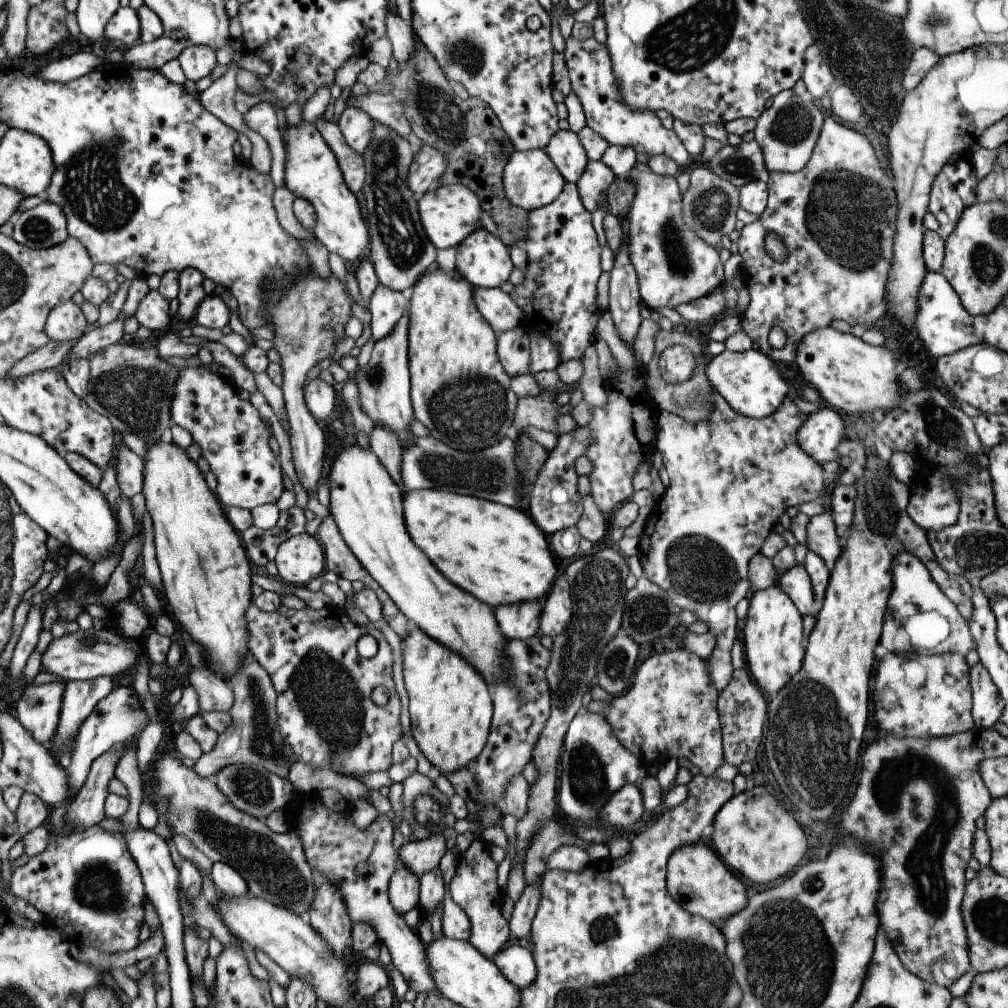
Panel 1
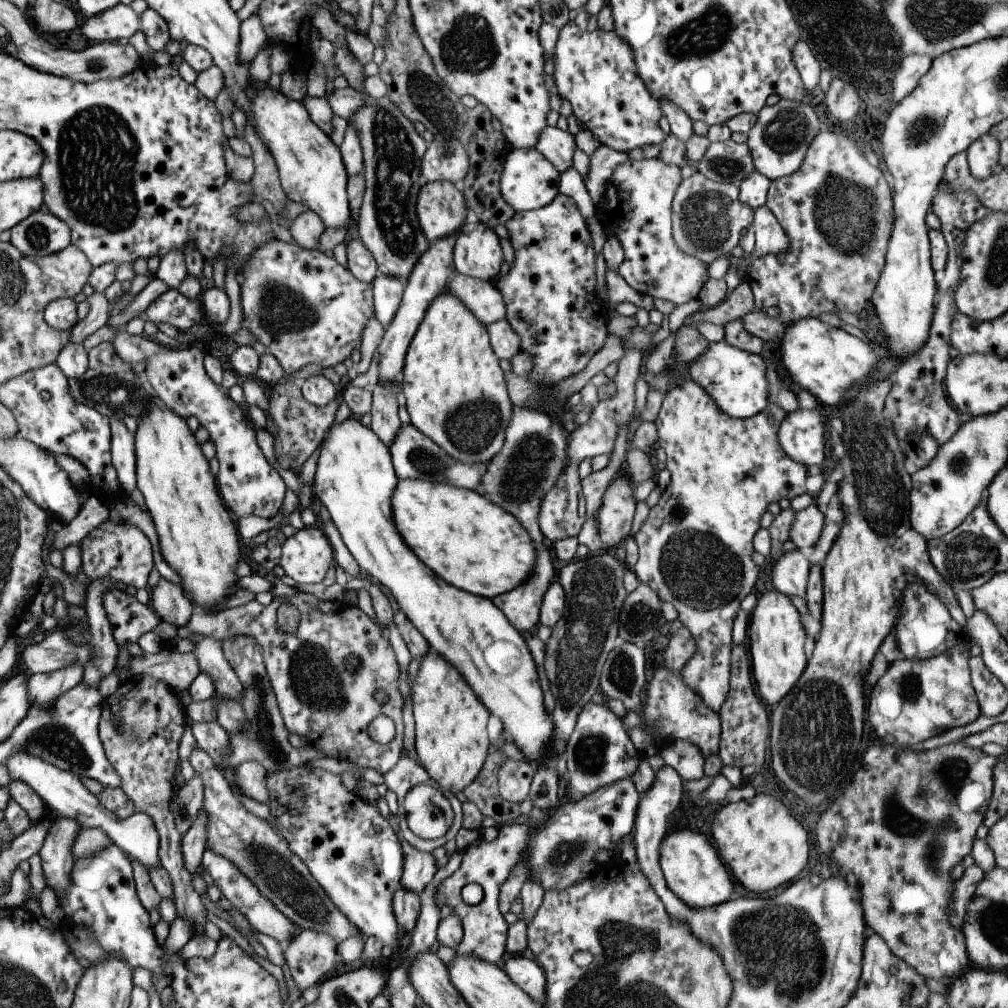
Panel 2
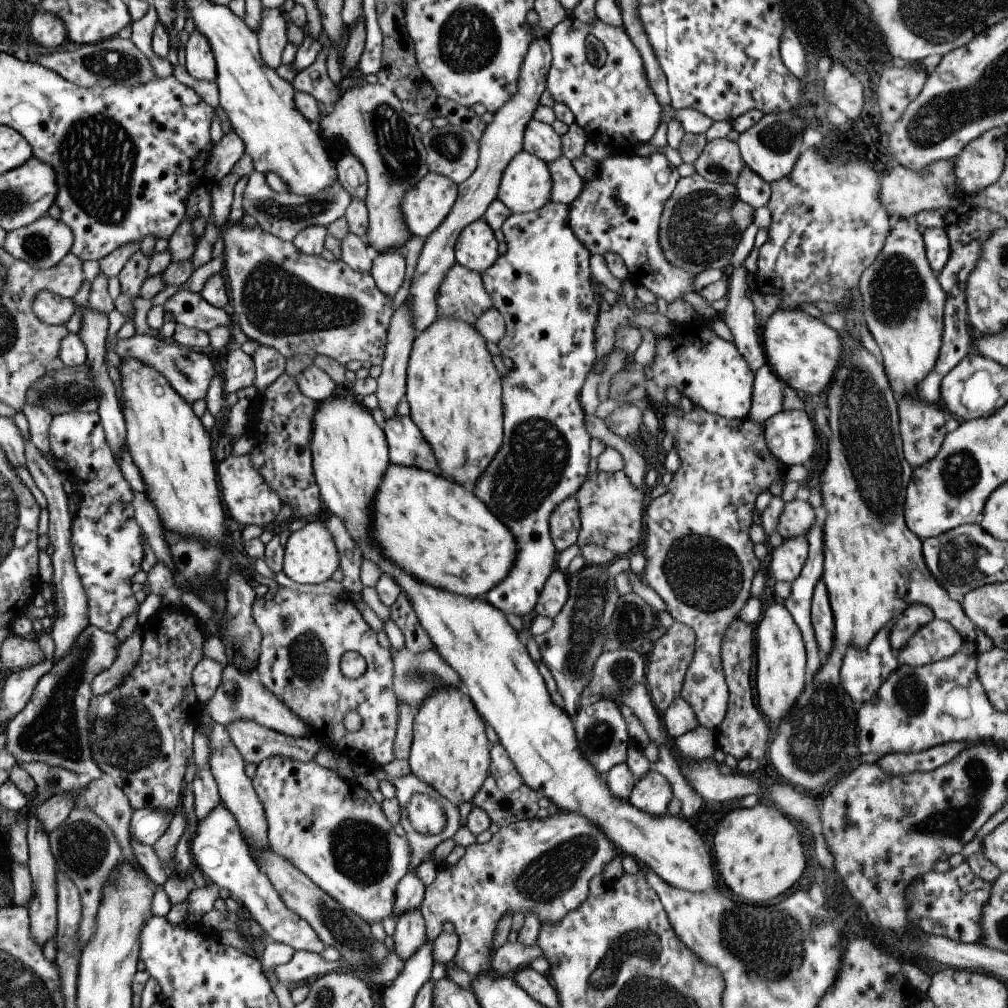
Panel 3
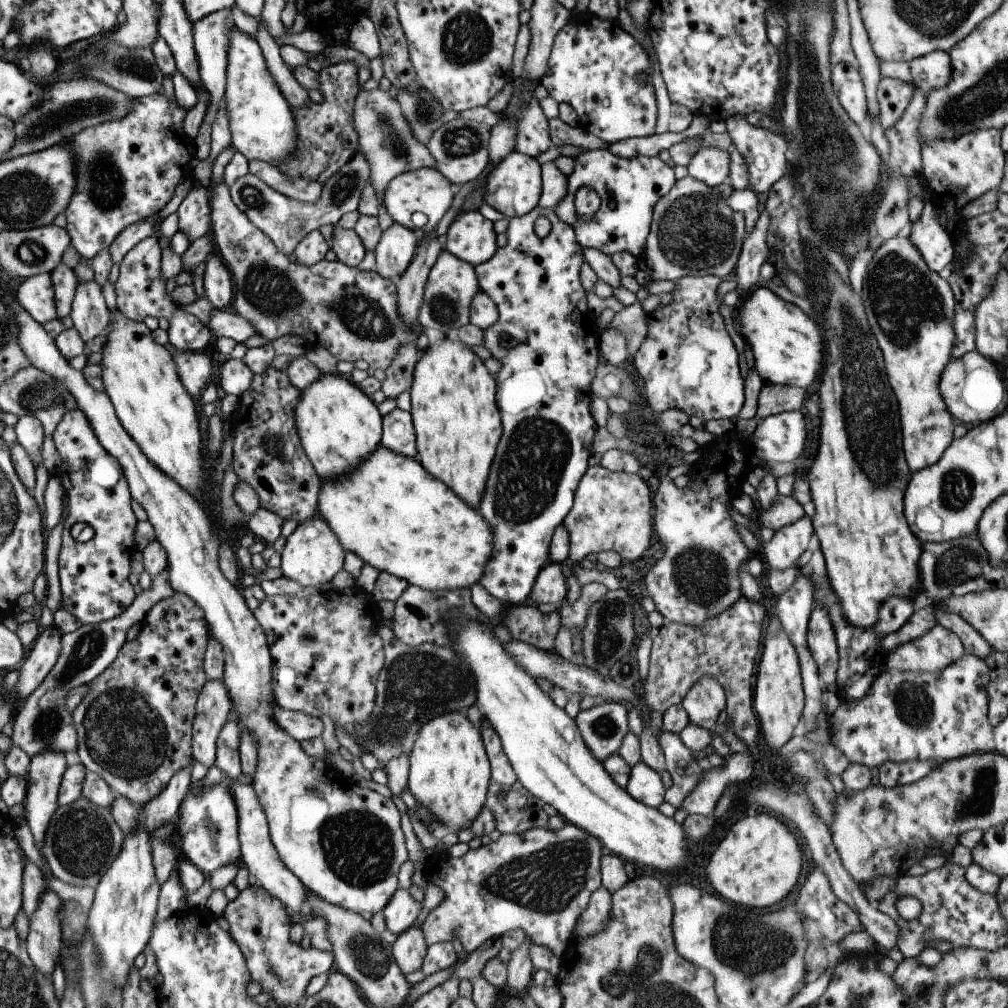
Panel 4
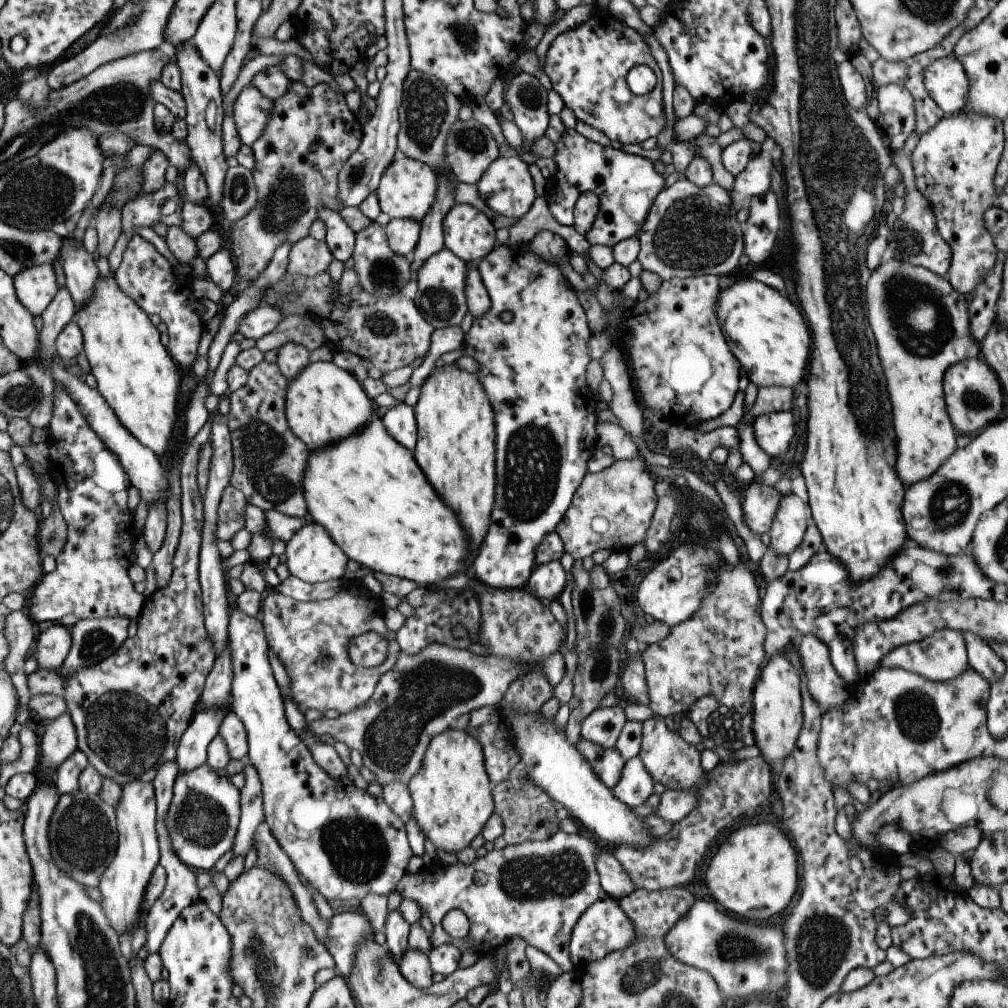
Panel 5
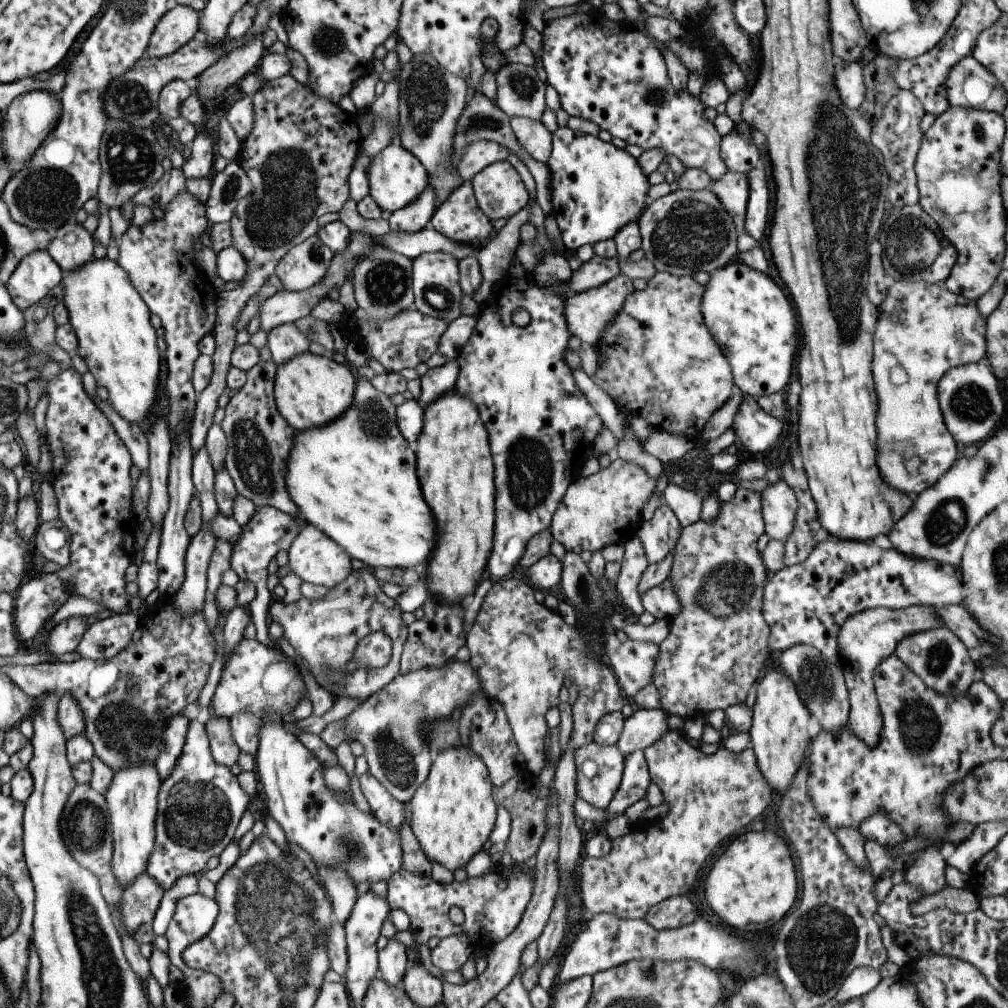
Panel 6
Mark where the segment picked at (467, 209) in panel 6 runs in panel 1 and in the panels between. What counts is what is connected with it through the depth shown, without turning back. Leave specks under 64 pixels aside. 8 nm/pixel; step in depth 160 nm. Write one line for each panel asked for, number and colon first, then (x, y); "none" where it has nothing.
1: (481, 258)
2: (476, 253)
3: (475, 248)
4: (471, 238)
5: (469, 234)

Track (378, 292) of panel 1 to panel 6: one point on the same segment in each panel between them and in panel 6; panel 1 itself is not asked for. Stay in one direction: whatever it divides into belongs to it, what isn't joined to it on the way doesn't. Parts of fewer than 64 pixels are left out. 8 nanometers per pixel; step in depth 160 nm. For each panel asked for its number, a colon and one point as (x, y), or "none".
2: (386, 290)
3: (387, 270)
4: (393, 253)
5: (401, 236)
6: (415, 216)

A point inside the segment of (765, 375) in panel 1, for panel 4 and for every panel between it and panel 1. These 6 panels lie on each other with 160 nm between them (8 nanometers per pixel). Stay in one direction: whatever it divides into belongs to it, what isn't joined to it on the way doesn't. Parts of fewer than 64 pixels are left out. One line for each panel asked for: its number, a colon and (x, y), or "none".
2: (735, 381)
3: (705, 369)
4: (687, 361)

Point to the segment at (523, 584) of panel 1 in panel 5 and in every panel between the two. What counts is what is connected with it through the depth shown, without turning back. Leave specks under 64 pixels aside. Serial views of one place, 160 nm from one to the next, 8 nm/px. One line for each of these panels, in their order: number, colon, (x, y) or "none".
2: (471, 544)
3: (434, 529)
4: (389, 512)
5: (367, 493)

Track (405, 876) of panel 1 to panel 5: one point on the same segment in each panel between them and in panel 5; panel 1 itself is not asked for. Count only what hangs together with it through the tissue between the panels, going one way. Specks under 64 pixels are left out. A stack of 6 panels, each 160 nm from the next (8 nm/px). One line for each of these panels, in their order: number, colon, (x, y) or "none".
2: (406, 906)
3: (409, 933)
4: (408, 950)
5: (413, 965)

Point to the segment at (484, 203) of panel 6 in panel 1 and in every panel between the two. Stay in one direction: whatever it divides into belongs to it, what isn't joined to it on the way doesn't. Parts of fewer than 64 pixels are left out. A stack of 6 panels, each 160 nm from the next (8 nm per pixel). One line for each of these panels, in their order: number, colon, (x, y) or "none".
1: (530, 180)
2: (528, 181)
3: (524, 186)
4: (513, 188)
5: (506, 187)

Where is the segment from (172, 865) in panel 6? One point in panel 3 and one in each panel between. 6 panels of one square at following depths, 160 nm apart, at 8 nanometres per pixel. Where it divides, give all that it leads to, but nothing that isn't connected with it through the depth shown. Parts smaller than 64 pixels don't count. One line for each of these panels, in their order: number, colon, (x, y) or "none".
3: (218, 851)
4: (207, 824)
5: (203, 815)

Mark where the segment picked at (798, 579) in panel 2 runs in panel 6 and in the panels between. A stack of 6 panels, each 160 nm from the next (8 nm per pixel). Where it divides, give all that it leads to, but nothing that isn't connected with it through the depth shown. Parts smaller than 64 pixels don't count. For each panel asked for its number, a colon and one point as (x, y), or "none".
3: (786, 561)
4: (786, 547)
5: (791, 516)
6: (778, 505)

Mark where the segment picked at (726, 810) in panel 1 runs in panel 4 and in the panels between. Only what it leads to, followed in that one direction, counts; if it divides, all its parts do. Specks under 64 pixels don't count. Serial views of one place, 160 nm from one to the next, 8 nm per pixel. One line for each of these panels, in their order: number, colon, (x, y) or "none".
2: (762, 847)
3: (757, 853)
4: (758, 862)

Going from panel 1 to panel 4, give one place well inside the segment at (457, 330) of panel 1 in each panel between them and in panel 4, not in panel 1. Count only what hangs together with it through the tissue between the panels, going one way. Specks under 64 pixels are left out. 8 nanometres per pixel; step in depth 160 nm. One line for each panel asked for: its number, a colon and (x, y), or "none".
2: (452, 387)
3: (454, 394)
4: (453, 412)

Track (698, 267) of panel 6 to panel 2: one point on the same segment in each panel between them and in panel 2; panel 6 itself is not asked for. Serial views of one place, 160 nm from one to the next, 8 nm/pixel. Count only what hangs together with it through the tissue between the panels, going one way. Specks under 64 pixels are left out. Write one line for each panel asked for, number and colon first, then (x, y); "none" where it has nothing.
2: (706, 220)
3: (701, 224)
4: (693, 232)
5: (689, 231)

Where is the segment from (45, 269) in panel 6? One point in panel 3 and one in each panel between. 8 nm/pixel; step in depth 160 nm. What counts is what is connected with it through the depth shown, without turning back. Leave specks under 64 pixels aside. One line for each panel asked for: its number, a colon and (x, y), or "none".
3: (50, 309)
4: (34, 294)
5: (34, 287)

